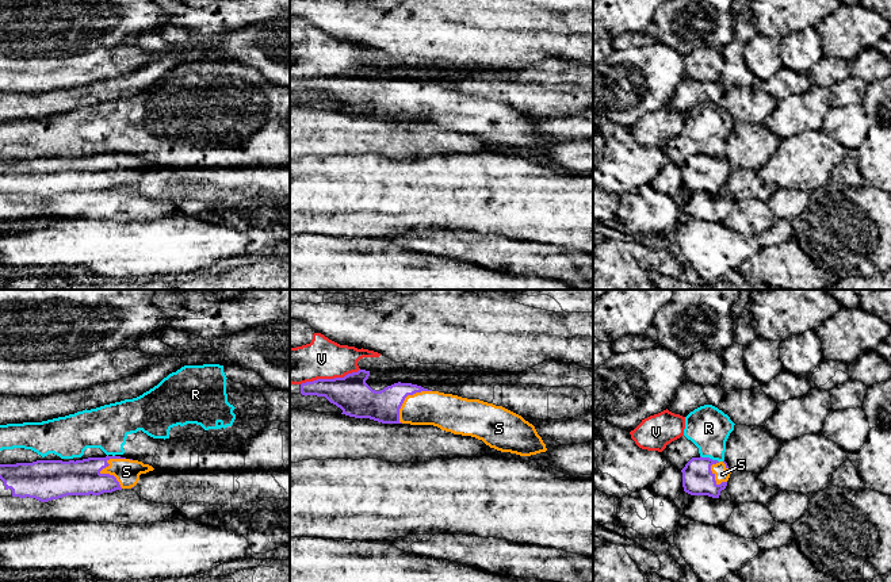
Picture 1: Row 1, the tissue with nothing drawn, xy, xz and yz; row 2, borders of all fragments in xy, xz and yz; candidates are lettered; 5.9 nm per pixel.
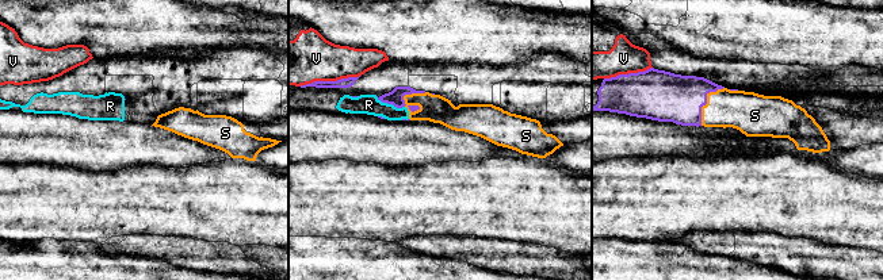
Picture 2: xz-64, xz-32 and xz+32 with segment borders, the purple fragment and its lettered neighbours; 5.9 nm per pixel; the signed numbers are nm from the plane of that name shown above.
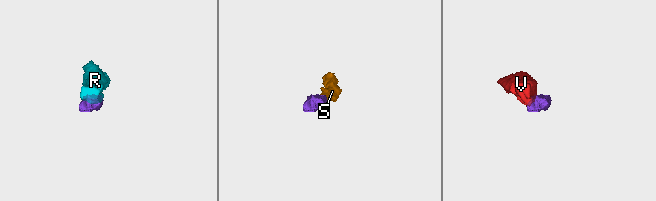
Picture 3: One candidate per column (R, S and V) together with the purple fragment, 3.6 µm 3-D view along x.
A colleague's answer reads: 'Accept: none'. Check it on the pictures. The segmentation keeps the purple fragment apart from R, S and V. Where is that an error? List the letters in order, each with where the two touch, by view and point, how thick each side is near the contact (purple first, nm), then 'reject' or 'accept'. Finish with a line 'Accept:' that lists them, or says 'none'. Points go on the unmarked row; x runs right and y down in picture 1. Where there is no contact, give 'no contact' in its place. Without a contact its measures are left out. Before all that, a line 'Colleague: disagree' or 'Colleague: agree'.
Colleague: disagree
R: contact yz (708, 154); calibres 190 and 260 nm; reject
S: contact xy (106, 171); calibres 200 and 150 nm; accept
V: contact xz (329, 76); calibres 220 and 240 nm; reject
Accept: S

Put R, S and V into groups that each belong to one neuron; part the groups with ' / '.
R / S / V

